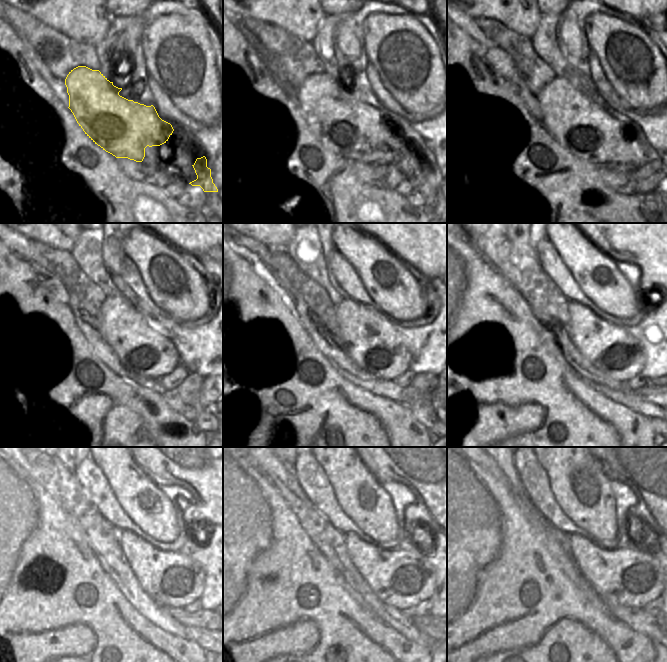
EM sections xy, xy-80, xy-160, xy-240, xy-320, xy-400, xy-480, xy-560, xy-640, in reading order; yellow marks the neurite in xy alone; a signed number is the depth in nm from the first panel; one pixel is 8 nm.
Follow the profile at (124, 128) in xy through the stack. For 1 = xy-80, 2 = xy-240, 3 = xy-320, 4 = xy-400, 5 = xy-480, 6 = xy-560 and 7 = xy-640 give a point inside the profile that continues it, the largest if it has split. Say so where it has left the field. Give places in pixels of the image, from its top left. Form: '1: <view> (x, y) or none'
1: xy-80 (355, 130)
2: xy-240 (141, 344)
3: xy-320 (371, 343)
4: xy-400 (610, 348)
5: xy-480 (172, 579)
6: xy-560 (400, 578)
7: xy-640 (621, 577)

